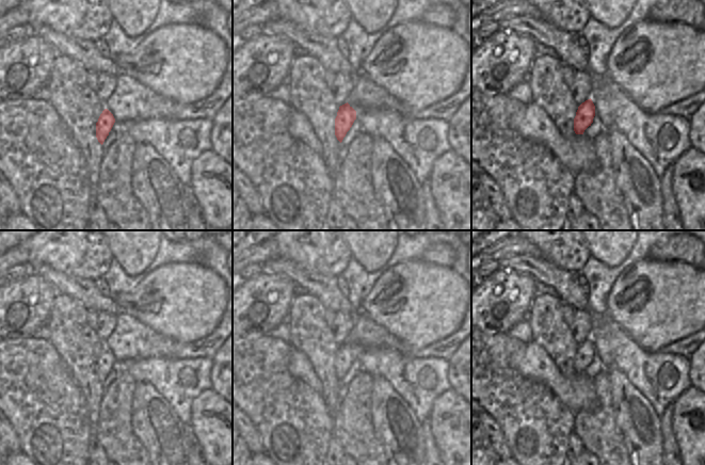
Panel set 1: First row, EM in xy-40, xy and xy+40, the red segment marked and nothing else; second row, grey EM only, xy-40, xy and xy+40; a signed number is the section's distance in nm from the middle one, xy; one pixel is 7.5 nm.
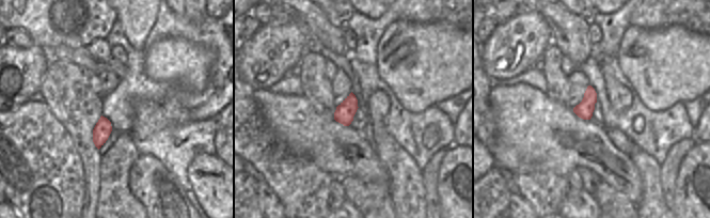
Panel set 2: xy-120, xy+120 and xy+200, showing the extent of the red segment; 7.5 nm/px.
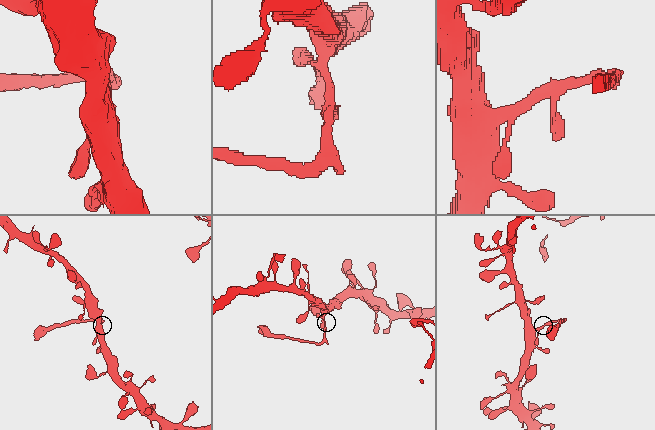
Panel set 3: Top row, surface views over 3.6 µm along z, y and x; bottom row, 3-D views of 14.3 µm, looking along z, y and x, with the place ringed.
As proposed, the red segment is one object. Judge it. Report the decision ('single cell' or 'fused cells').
fused cells

